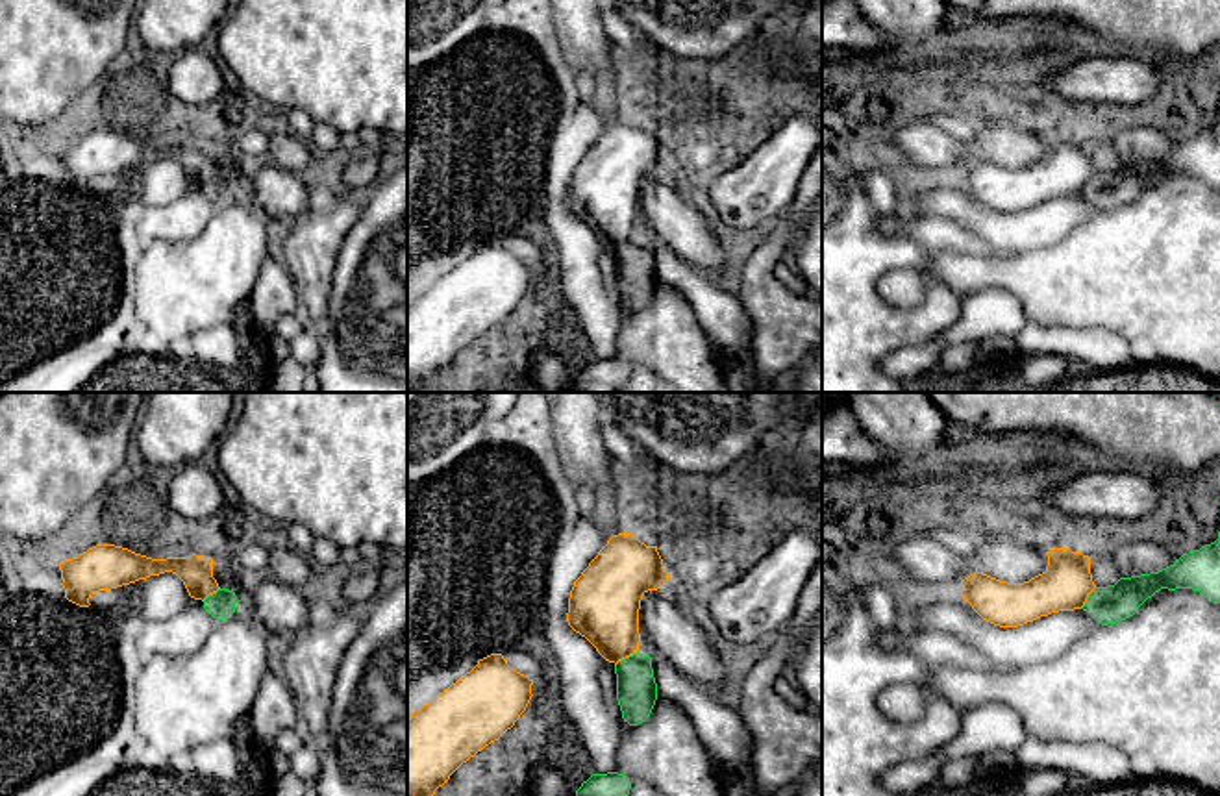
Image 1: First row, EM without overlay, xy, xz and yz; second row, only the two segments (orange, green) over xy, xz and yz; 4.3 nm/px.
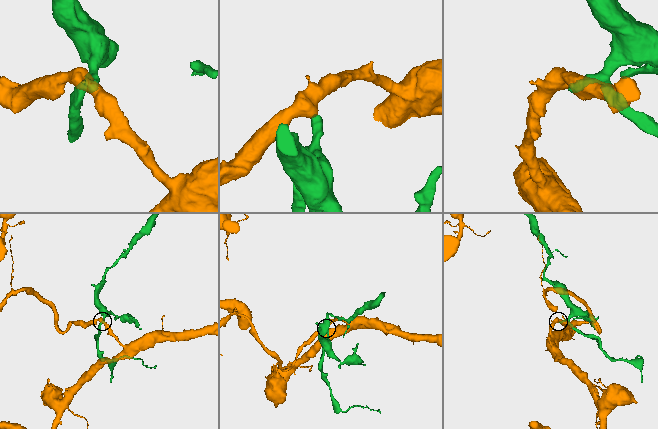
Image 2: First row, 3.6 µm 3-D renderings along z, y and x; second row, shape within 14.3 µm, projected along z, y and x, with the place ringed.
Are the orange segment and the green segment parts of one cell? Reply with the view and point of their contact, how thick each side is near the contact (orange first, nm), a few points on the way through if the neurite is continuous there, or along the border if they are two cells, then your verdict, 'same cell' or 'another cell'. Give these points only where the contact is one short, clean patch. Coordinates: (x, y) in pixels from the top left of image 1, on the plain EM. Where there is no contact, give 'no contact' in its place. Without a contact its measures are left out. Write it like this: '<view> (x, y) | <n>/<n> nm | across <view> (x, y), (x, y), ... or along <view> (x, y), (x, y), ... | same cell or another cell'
xz (626, 241) | 300/180 nm | along xz (637, 236), (615, 250) | another cell

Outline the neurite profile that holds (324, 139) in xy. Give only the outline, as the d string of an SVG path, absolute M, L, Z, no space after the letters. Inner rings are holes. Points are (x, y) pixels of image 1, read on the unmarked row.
M315 124L311 133L311 146L322 163L337 163L342 155L341 135L335 128L328 124Z

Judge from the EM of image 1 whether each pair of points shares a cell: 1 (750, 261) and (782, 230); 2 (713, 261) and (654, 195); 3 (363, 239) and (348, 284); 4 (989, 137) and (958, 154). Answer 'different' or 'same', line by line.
1: same
2: same
3: same
4: different

